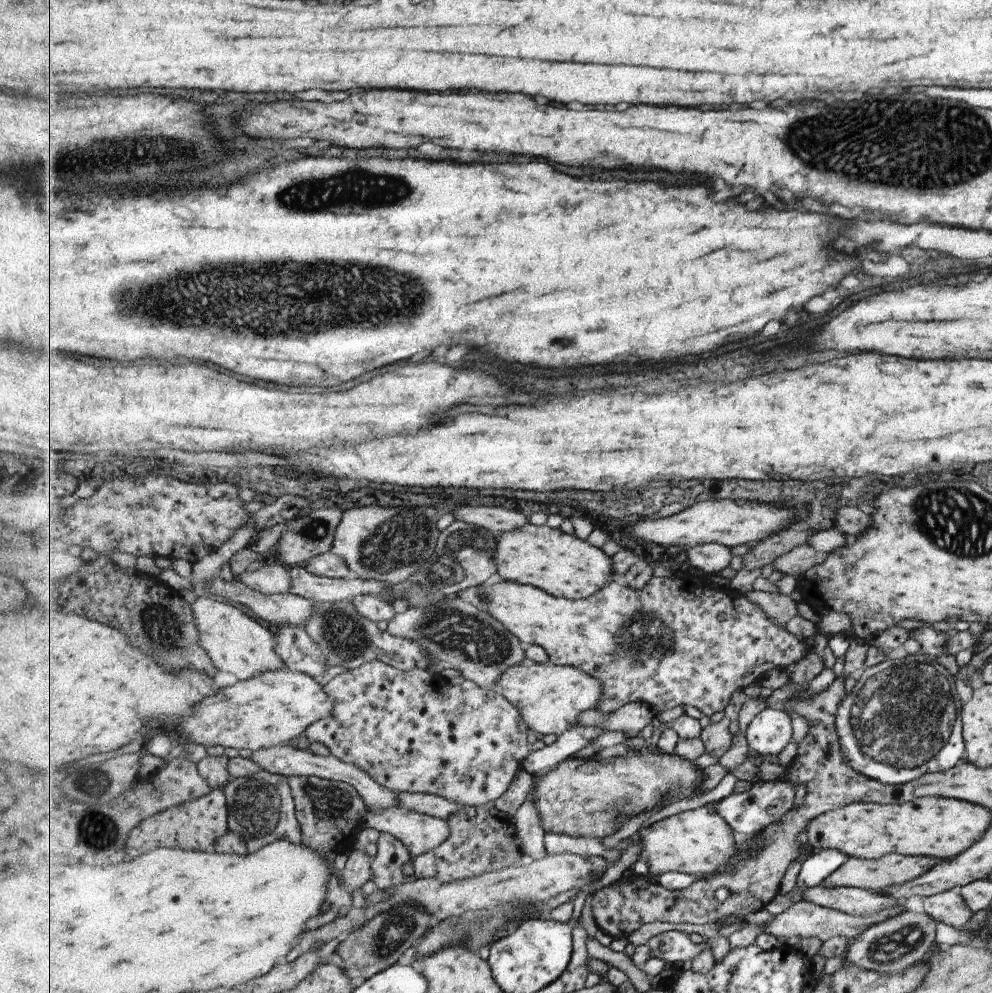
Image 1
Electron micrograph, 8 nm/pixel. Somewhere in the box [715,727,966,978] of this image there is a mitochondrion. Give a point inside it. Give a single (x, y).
(891, 947)

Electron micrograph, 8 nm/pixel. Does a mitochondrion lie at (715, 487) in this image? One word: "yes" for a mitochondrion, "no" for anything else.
no

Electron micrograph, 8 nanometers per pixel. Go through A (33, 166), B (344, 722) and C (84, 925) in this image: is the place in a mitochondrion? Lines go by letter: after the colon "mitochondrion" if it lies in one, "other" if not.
A: mitochondrion
B: other
C: other

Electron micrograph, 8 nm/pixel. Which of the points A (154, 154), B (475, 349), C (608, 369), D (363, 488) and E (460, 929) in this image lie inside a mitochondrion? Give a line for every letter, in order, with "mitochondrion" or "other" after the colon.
A: mitochondrion
B: other
C: other
D: other
E: mitochondrion

